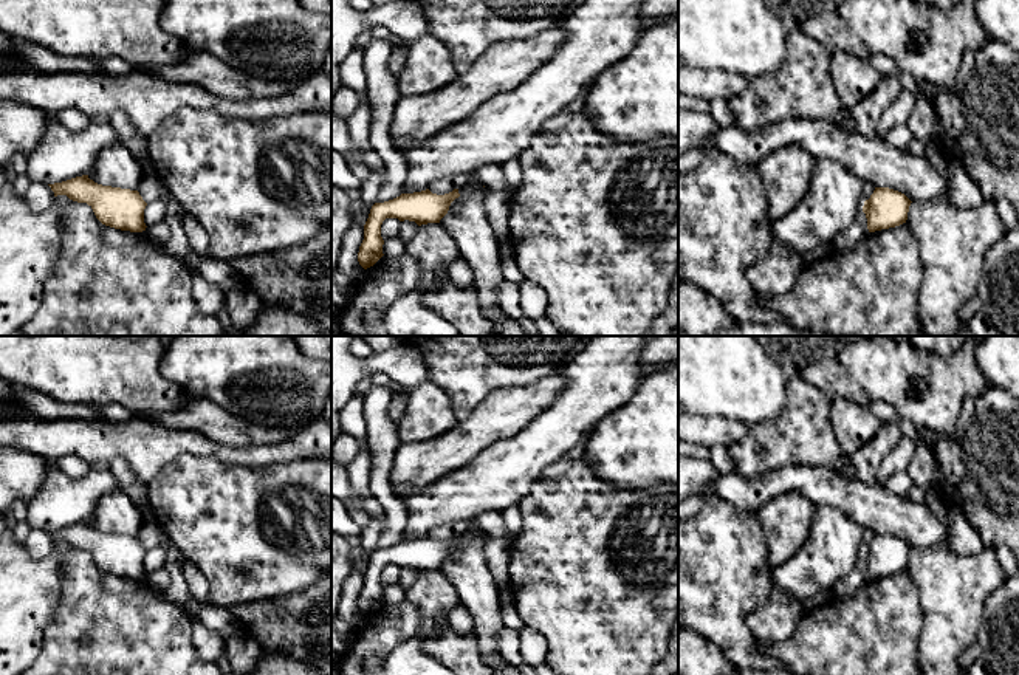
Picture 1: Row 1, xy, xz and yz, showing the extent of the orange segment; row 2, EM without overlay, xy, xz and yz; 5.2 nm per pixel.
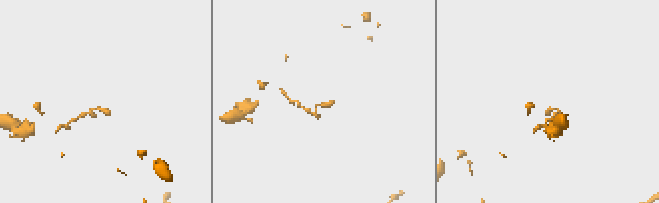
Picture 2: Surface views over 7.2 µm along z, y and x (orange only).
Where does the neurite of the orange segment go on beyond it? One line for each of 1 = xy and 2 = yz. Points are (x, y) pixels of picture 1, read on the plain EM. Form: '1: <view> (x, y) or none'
1: none
2: none

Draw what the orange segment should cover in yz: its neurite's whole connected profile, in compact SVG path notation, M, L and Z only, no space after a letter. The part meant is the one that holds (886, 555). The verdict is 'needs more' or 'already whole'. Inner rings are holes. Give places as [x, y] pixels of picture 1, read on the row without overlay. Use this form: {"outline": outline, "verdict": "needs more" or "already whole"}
{"outline": "M875 534L870 545L866 547L863 553L869 579L906 570L911 550L912 548L898 537Z", "verdict": "already whole"}

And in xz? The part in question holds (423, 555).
{"outline": "M426 536L413 540L401 540L384 550L375 550L364 571L364 587L358 599L359 612L367 616L384 602L381 571L386 565L398 565L400 568L409 567L418 573L440 570L448 560L451 550L458 543L458 536L444 542L437 542Z", "verdict": "already whole"}

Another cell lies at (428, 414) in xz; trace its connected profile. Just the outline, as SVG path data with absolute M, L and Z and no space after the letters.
M431 381L407 390L407 406L398 424L400 444L421 443L448 433L457 420L446 393Z

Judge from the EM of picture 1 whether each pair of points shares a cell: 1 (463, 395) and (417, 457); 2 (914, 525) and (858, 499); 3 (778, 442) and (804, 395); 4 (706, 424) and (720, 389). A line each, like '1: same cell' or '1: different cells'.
1: different cells
2: same cell
3: same cell
4: different cells

